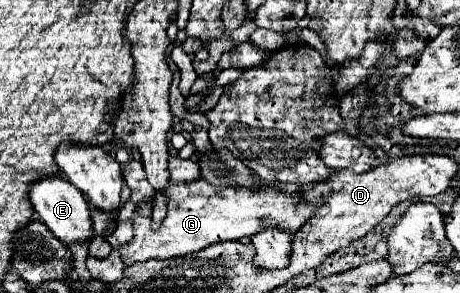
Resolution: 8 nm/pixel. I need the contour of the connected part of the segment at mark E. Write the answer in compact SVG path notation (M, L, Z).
M61 173L47 175L47 177L41 177L41 179L33 181L29 185L29 201L31 201L37 217L65 245L85 241L85 239L93 237L93 227L91 227L93 221L91 221L91 215L89 215L89 203L85 199L85 195L77 187L73 187L73 183L69 183Z

